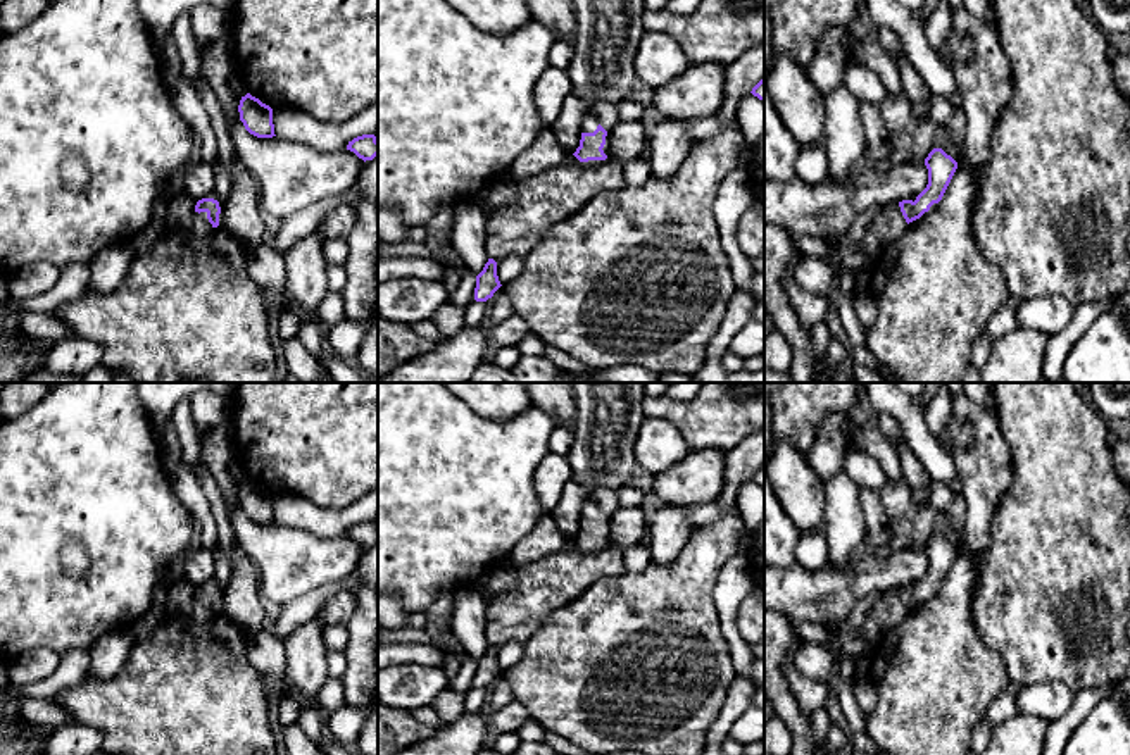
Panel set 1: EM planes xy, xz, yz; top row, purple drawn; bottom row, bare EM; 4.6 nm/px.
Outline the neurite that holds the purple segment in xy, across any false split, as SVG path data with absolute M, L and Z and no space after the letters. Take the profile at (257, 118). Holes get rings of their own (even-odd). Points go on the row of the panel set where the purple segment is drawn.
M247 93L242 97L240 105L240 121L245 129L257 138L273 138L274 124L273 124L273 109L262 103L259 98Z

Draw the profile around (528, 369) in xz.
M521 355L511 371L519 383L554 383L561 374L561 369L543 355Z

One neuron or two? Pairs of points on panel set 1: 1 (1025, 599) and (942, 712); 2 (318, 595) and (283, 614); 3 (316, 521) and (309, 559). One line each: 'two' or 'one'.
1: two
2: one
3: two

